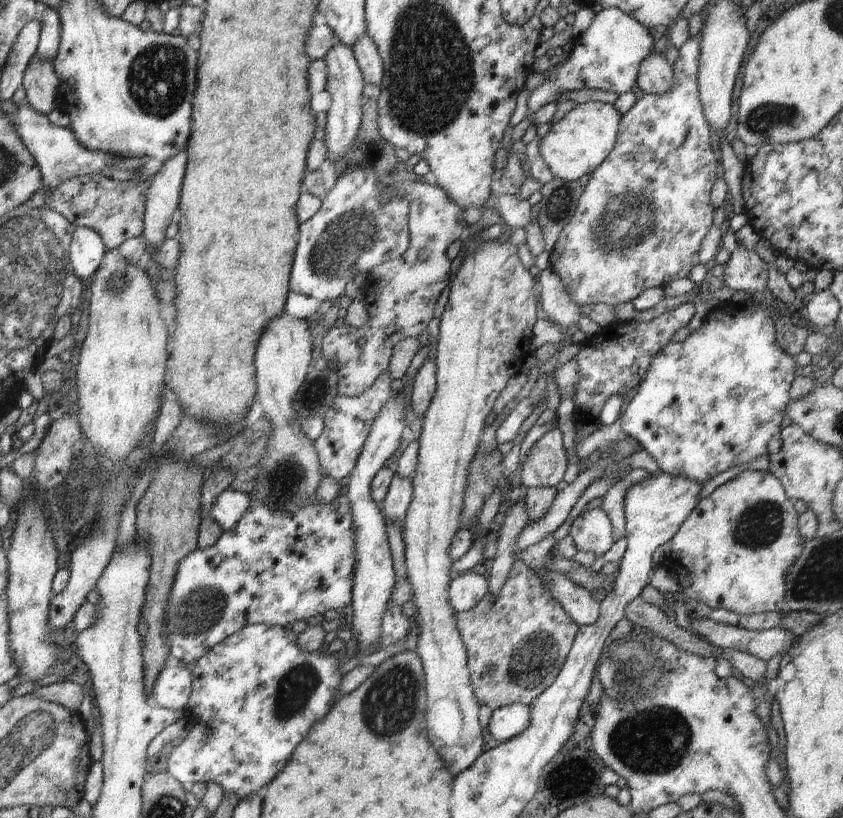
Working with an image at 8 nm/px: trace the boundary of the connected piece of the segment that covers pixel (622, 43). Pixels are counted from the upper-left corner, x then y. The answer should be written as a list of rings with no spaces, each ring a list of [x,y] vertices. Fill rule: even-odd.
[[[603,7],[596,13],[589,29],[568,47],[566,58],[550,68],[548,80],[539,84],[529,97],[527,107],[534,113],[560,92],[600,89],[617,95],[634,88],[640,63],[653,51],[654,37],[650,29],[616,7]]]

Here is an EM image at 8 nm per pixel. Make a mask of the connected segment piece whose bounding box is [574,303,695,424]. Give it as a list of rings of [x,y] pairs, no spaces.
[[[684,303],[675,310],[666,311],[662,315],[645,323],[614,321],[602,332],[588,337],[581,342],[580,351],[575,356],[580,376],[579,386],[576,385],[574,397],[576,424],[581,421],[594,420],[599,418],[600,411],[611,394],[624,396],[631,388],[638,386],[643,381],[651,358],[668,341],[671,341],[673,334],[679,328],[687,326],[694,316],[694,303]]]

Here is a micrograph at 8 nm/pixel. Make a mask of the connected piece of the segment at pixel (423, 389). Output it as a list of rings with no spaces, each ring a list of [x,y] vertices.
[[[426,360],[418,369],[412,388],[411,406],[417,418],[424,418],[437,387],[435,361]]]

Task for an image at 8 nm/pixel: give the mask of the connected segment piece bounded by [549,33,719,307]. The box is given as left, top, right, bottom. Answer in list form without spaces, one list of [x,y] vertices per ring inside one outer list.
[[[698,33],[694,38],[689,38],[679,48],[678,59],[672,66],[673,86],[671,91],[665,95],[645,94],[643,98],[637,100],[637,103],[626,114],[621,116],[614,148],[610,151],[608,158],[590,172],[590,180],[585,186],[573,219],[564,227],[552,252],[549,254],[550,268],[562,279],[562,282],[566,285],[566,292],[568,292],[570,298],[578,306],[604,303],[611,307],[620,307],[623,302],[630,302],[646,289],[654,287],[665,288],[672,281],[685,279],[692,268],[699,263],[698,254],[702,239],[713,225],[715,208],[711,203],[711,190],[714,181],[717,180],[716,167],[719,163],[710,149],[710,126],[707,118],[704,116],[699,99],[698,63],[700,58],[699,40],[701,36]]]

